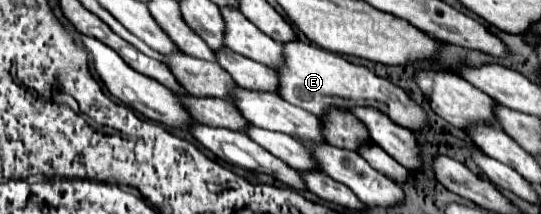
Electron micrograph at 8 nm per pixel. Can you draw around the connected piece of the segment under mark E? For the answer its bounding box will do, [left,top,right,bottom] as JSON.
[275,41,427,129]

